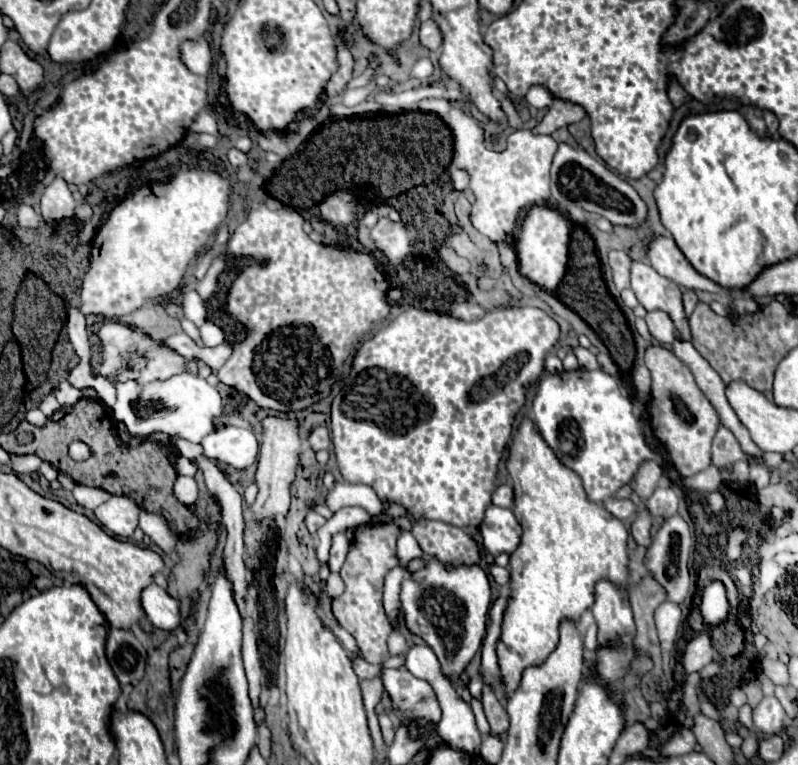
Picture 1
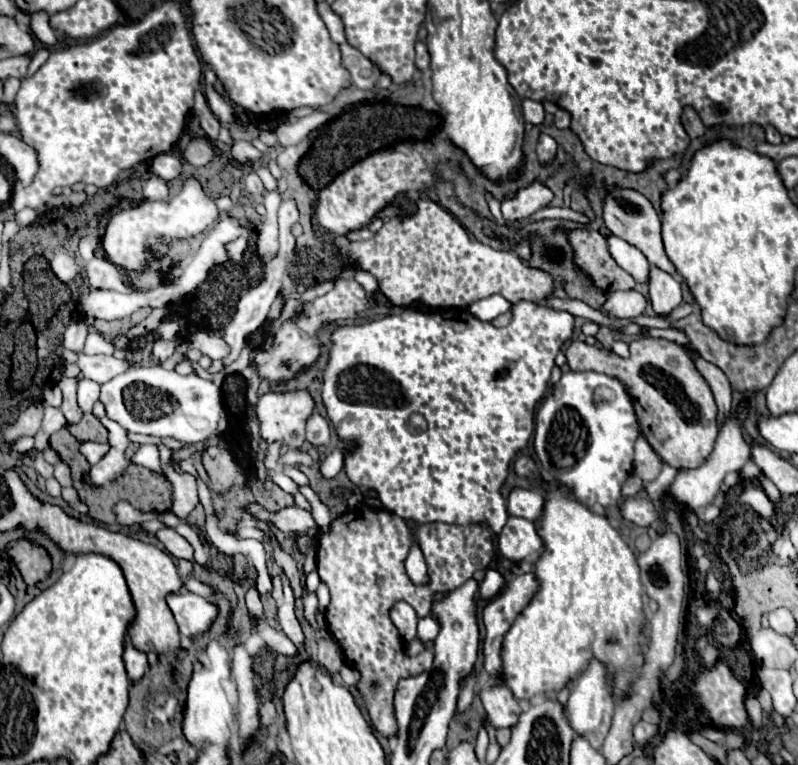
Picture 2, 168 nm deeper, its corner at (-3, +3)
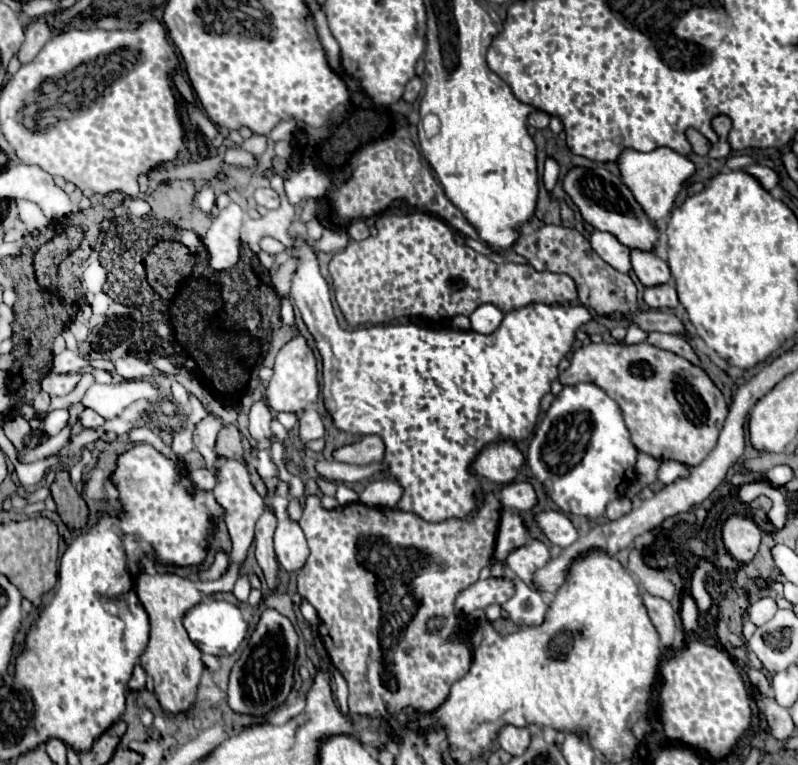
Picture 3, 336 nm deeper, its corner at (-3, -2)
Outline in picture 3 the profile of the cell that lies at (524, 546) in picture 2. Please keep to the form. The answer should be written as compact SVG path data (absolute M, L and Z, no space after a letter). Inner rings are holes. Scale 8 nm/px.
M534 538L530 544L524 544L524 546L518 546L516 550L510 550L506 562L508 562L508 568L518 578L522 578L526 584L530 584L534 570L542 568L548 560L550 560L548 546L542 540Z

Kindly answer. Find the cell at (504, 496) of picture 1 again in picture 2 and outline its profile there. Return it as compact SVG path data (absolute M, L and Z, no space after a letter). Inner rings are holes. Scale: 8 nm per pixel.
M514 489L508 499L508 513L528 521L538 521L544 511L544 495L530 489Z

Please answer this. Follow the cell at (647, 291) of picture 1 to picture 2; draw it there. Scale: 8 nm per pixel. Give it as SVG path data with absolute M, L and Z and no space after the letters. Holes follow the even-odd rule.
M608 235L608 237L606 237L606 245L608 245L608 251L610 251L612 259L614 259L624 271L628 271L638 283L646 283L646 281L648 281L650 263L648 263L648 259L642 255L642 251L638 251L634 245L626 243L624 239L620 239L620 237L616 237L616 235Z

